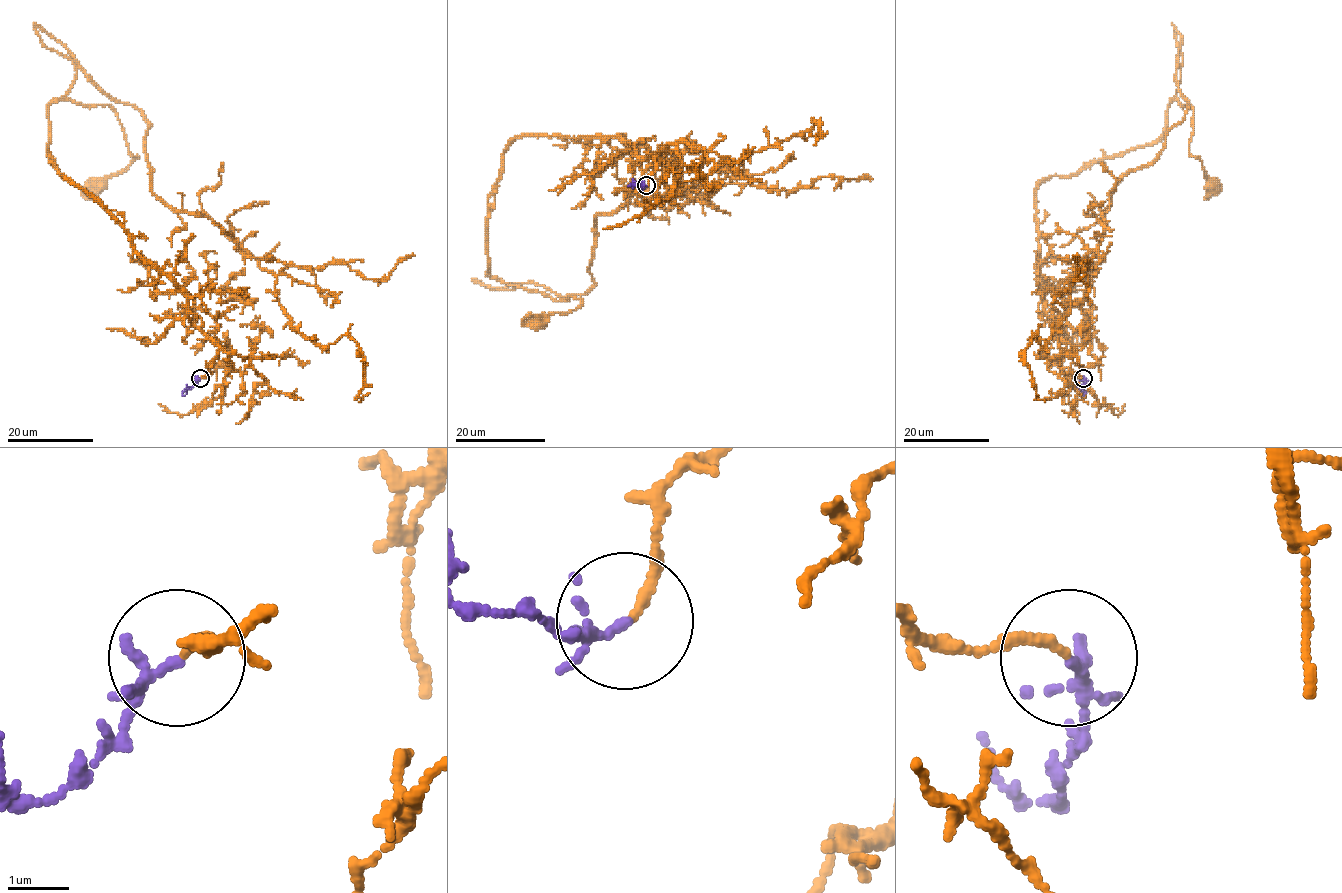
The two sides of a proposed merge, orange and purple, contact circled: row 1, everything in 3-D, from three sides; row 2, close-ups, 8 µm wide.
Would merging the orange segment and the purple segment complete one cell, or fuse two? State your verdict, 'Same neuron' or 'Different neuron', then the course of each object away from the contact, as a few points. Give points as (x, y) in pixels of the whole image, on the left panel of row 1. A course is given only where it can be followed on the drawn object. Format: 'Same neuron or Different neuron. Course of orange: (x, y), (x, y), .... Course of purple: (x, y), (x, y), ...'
Same neuron. Course of orange: (200, 379), (218, 347), (187, 295), (49, 156), (59, 100), (108, 105), (138, 156), (96, 185). Course of purple: (200, 379), (186, 388), (183, 396)

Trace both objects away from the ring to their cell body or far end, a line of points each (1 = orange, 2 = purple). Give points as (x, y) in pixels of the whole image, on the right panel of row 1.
1: (1083, 379), (1044, 347), (1056, 324), (1037, 185), (1153, 145), (1172, 100), (1189, 105), (1188, 150), (1215, 185)
2: (1083, 379), (1083, 396)

